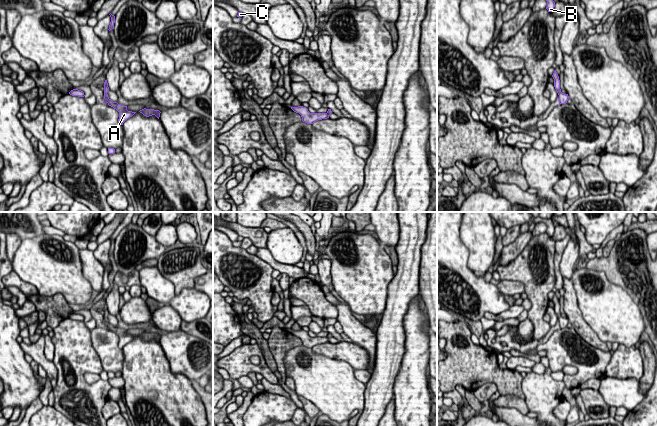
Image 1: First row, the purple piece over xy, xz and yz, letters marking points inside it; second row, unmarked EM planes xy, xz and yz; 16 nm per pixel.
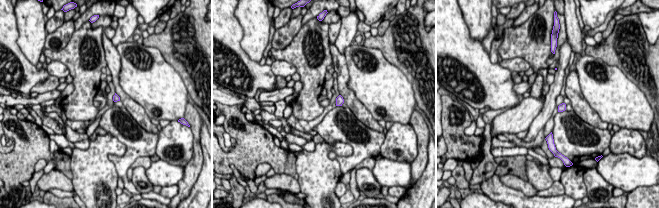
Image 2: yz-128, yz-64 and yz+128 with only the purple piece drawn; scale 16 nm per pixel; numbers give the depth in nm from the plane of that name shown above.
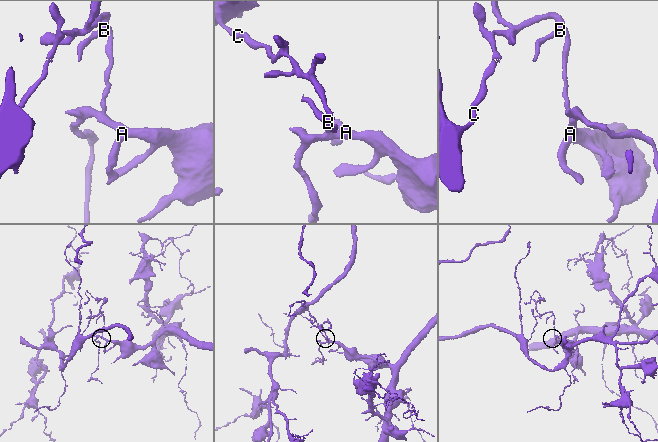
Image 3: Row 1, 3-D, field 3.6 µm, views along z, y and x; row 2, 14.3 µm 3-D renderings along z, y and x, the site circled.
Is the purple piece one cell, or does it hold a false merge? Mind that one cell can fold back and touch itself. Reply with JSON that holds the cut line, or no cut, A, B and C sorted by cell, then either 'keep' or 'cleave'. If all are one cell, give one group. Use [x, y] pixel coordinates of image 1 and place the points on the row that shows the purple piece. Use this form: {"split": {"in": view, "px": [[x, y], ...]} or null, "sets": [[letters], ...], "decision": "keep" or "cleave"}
{"split": {"in": "yz", "px": [[560, 91], [558, 94]]}, "sets": [["A"], ["B", "C"]], "decision": "cleave"}

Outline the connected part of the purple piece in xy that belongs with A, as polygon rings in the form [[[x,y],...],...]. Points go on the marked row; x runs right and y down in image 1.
[[[104,93],[104,104],[108,104],[109,106],[113,107],[119,112],[119,119],[118,122],[120,125],[123,125],[123,123],[130,117],[132,117],[136,112],[128,111],[127,106],[118,104],[117,102],[113,102],[109,97],[107,93]]]

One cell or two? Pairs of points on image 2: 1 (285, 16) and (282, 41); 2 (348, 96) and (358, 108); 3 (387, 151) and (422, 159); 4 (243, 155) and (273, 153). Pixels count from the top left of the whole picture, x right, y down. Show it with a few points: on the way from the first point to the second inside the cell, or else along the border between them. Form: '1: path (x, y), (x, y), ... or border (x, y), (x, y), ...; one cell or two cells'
1: path (285, 22), (284, 35); one cell
2: path (350, 99), (355, 105); one cell
3: border (415, 133), (417, 156), (411, 163); two cells
4: path (250, 153), (266, 153); one cell

